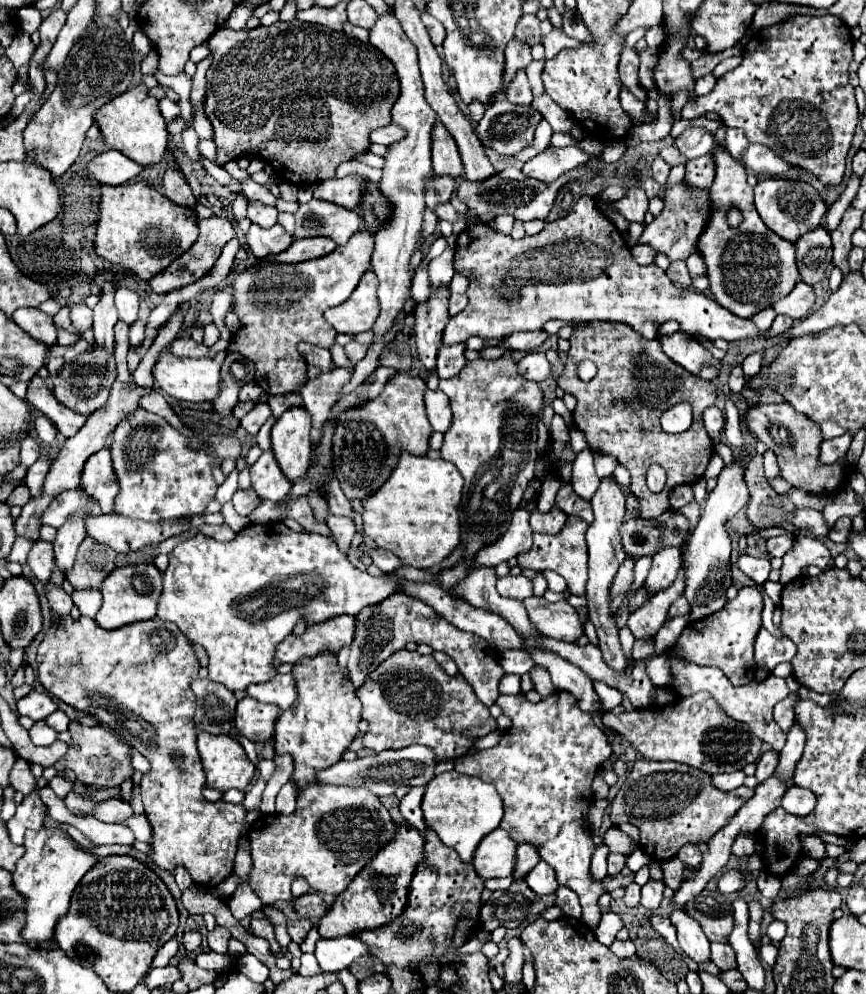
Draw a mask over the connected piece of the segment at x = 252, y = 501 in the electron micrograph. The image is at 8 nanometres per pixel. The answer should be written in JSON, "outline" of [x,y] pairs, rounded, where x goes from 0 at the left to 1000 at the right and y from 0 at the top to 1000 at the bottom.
{"outline":[[[274,492],[269,498],[269,508],[276,518],[288,518],[297,510],[297,496],[294,492]]]}

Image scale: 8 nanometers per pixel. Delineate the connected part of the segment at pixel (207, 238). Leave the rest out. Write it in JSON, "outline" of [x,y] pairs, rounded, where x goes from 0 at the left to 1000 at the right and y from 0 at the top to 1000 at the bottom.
{"outline":[[[258,218],[230,220],[230,240],[227,240],[227,244],[225,244],[214,257],[209,257],[207,261],[202,261],[191,273],[181,275],[181,277],[172,283],[174,291],[177,291],[179,295],[195,295],[195,293],[202,293],[202,291],[207,291],[207,289],[214,289],[214,287],[218,287],[218,285],[230,283],[230,281],[248,267],[251,259],[255,257],[258,246],[260,246],[264,240],[269,240],[269,238],[271,238],[271,230],[269,230],[269,226],[267,226],[264,220],[258,220]]]}

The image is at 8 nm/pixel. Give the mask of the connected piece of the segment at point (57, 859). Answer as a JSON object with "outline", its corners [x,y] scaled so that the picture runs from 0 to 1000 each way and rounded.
{"outline":[[[47,832],[45,836],[29,838],[29,860],[20,866],[15,878],[17,894],[31,902],[31,929],[27,933],[27,943],[33,953],[61,943],[66,925],[80,914],[80,904],[94,882],[114,866],[112,860],[84,852],[84,844],[73,834]]]}

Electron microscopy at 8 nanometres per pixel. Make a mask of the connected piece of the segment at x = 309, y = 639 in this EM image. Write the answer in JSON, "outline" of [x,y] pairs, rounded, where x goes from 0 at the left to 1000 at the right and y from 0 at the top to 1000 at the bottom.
{"outline":[[[394,619],[375,629],[357,629],[350,641],[334,639],[320,653],[320,663],[327,667],[343,667],[350,661],[366,661],[371,657],[389,659],[396,649],[405,649],[410,641],[410,621]]]}

